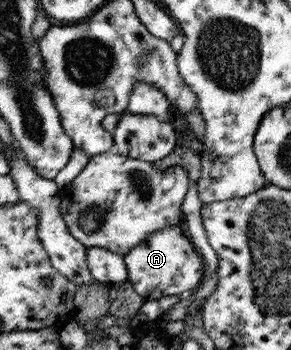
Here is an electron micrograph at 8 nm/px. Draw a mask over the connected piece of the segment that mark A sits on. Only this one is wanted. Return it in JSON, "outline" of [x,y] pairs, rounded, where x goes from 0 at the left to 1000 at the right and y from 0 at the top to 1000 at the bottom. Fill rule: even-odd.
{"outline":[[[619,643],[567,649],[491,683],[485,697],[433,726],[430,749],[443,771],[443,806],[502,857],[540,857],[557,846],[601,846],[601,840],[625,846],[656,834],[698,794],[694,729],[670,720]]]}

